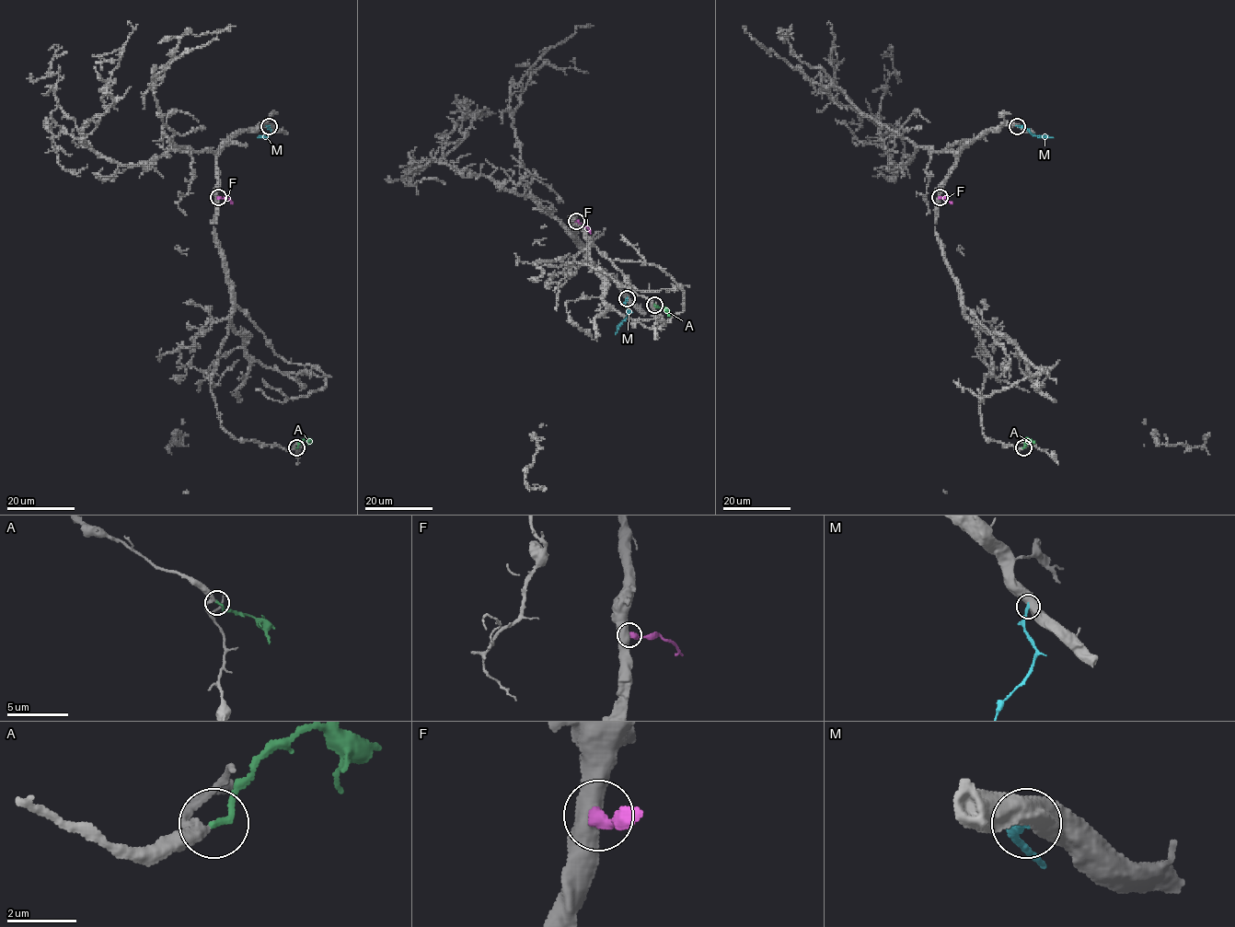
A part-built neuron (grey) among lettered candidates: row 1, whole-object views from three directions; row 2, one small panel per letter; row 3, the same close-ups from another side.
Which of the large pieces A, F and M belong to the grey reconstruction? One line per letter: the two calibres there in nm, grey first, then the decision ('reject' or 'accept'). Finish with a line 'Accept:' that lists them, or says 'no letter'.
A: 220 nm thick on the grey side, 170 nm on the other; accept
F: 550 nm thick on the grey side, 400 nm on the other; reject
M: 600 nm thick on the grey side, 240 nm on the other; reject
Accept: A

